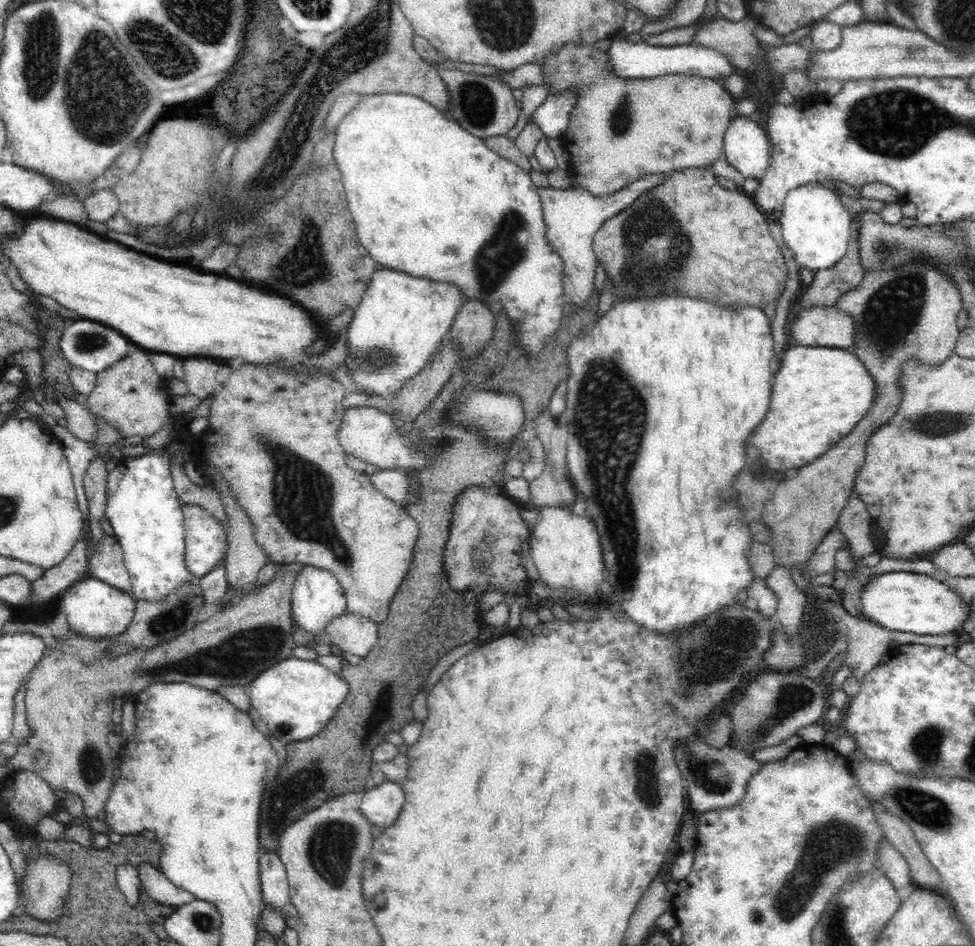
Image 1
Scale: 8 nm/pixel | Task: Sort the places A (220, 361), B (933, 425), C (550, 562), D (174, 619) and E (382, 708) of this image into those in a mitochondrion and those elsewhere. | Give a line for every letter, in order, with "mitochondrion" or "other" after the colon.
A: other
B: mitochondrion
C: other
D: mitochondrion
E: other

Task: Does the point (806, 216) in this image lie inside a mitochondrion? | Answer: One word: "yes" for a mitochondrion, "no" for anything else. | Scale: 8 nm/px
no

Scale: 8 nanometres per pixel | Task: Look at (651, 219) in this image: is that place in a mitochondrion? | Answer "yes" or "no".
yes

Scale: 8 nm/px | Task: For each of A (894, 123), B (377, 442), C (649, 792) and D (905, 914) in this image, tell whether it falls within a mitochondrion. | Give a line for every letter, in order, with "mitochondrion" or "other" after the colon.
A: mitochondrion
B: other
C: mitochondrion
D: other

